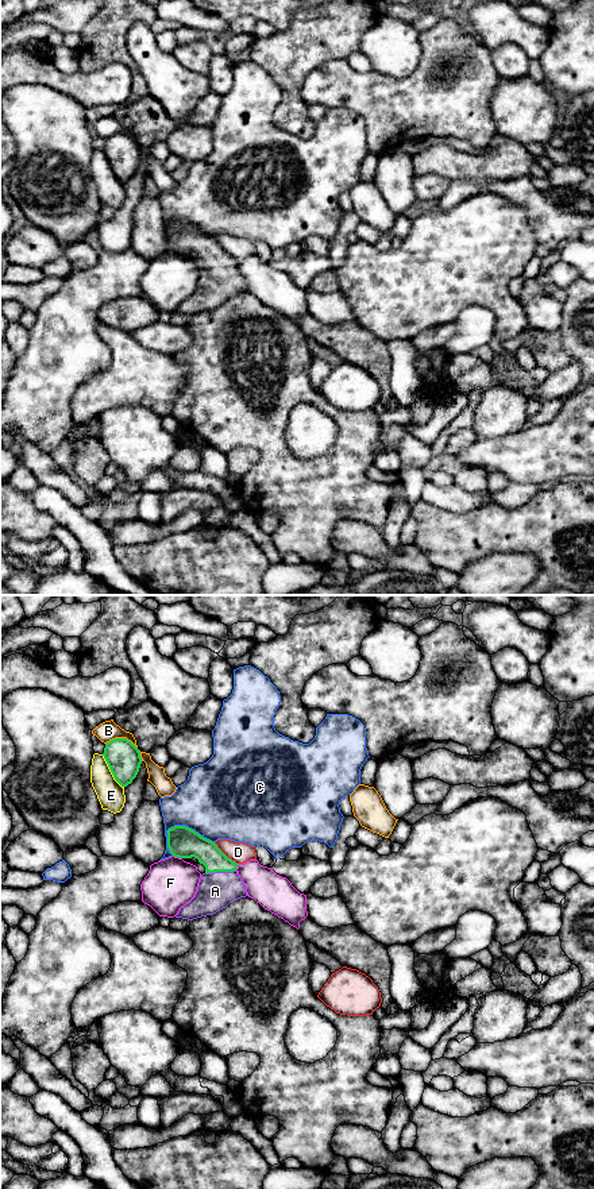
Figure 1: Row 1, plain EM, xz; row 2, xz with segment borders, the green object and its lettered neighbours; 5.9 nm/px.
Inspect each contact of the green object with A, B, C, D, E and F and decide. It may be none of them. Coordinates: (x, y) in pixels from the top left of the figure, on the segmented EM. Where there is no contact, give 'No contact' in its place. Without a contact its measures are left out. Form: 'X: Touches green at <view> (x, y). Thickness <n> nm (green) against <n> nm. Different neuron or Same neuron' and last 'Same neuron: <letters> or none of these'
A: Touches green at xz (220, 871). Thickness 170 nm (green) against 220 nm. Same neuron
B: Touches green at xz (122, 738). Thickness 200 nm (green) against 120 nm. Different neuron
C: Touches green at xz (191, 829). Thickness 190 nm (green) against 460 nm. Different neuron
D: Touches green at xz (224, 854). Thickness 180 nm (green) against 120 nm. Different neuron
E: Touches green at xz (111, 771). Thickness 200 nm (green) against 160 nm. Different neuron
F: Touches green at xz (177, 856). Thickness 190 nm (green) against 300 nm. Different neuron
Same neuron: A

